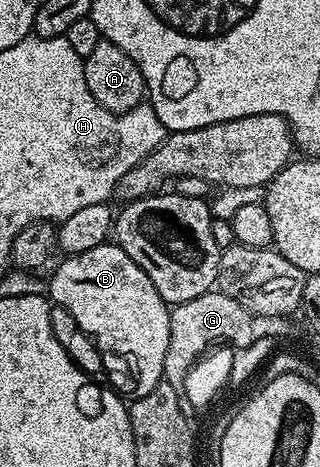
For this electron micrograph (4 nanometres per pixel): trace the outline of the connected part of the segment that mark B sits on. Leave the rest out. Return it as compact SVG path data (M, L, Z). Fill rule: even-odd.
M116 243L92 247L92 251L71 253L63 256L58 266L49 274L50 293L48 297L55 306L66 309L66 313L103 349L114 357L106 357L102 365L115 377L113 388L123 398L133 399L148 395L152 387L162 380L164 351L168 351L170 334L170 309L166 300L152 287L152 279Z

